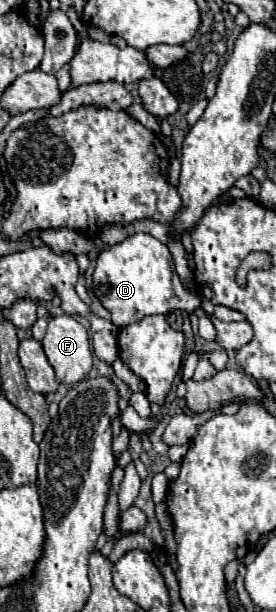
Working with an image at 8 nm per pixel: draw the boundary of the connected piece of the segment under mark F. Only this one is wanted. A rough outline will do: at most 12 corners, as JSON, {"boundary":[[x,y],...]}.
{"boundary":[[49,319],[43,349],[59,383],[91,371],[87,329]]}

